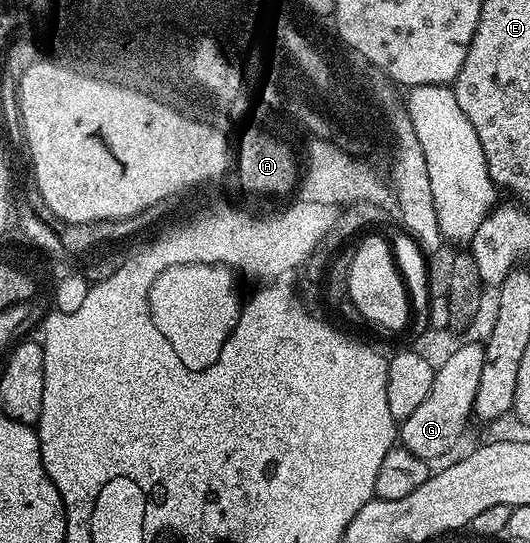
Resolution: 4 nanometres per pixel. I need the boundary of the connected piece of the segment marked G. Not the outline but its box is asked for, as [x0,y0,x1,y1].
[400,342,484,460]

